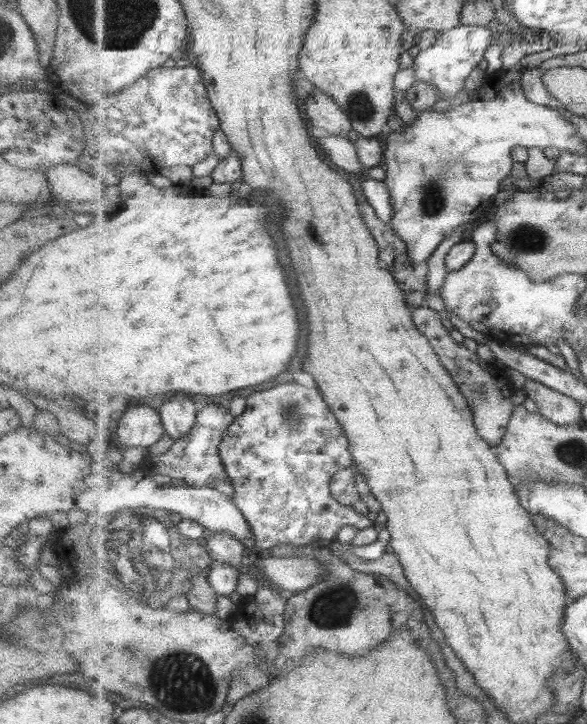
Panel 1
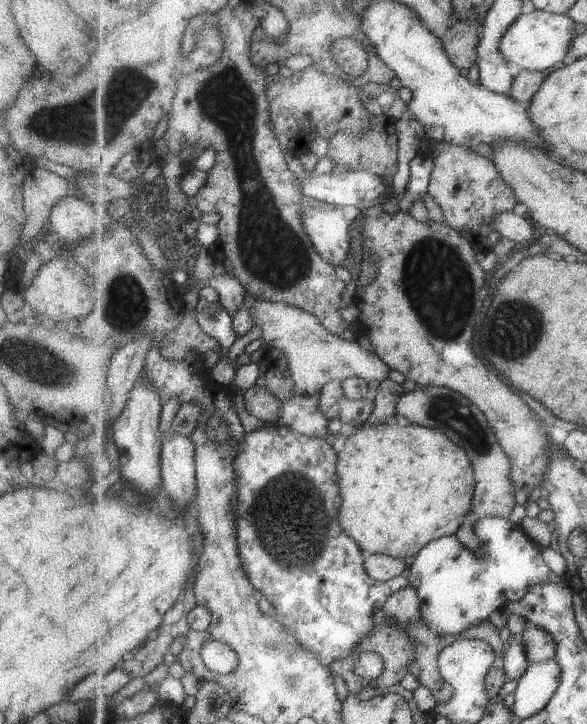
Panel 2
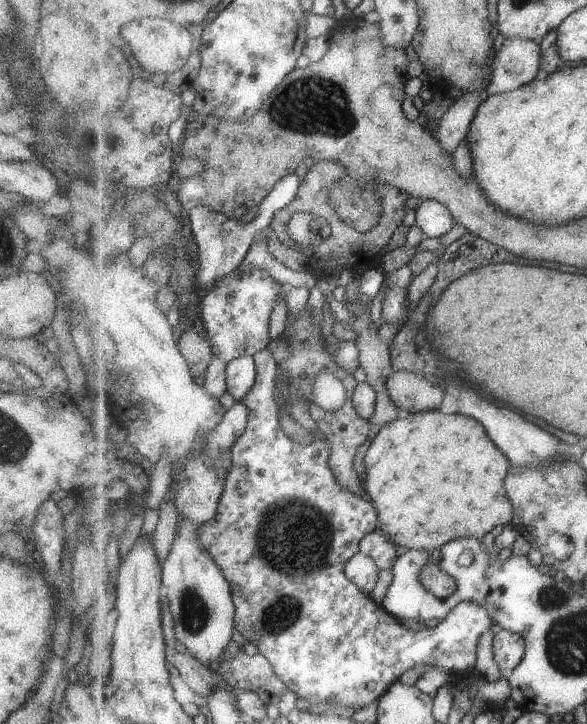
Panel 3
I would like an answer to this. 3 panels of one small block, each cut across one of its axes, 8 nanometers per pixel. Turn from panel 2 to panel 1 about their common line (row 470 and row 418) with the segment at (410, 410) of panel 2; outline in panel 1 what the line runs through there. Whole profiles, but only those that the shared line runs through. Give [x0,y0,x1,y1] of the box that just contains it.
[414,306,517,447]

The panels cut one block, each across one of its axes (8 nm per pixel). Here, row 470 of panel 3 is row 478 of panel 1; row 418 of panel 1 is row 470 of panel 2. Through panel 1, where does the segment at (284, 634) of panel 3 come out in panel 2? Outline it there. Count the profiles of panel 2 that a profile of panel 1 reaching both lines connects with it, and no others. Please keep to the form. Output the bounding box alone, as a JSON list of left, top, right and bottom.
[234,424,410,668]

